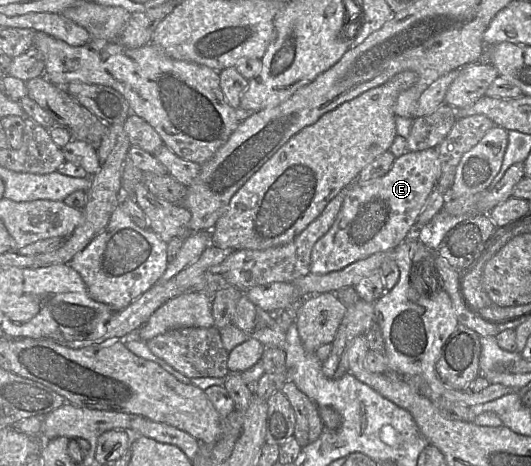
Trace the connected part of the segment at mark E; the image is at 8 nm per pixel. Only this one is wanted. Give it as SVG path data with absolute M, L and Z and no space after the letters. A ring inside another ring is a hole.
M435 148L407 151L397 157L390 170L379 178L355 180L348 188L332 226L314 244L310 273L324 275L374 253L388 251L404 241L415 228L417 218L440 176Z

